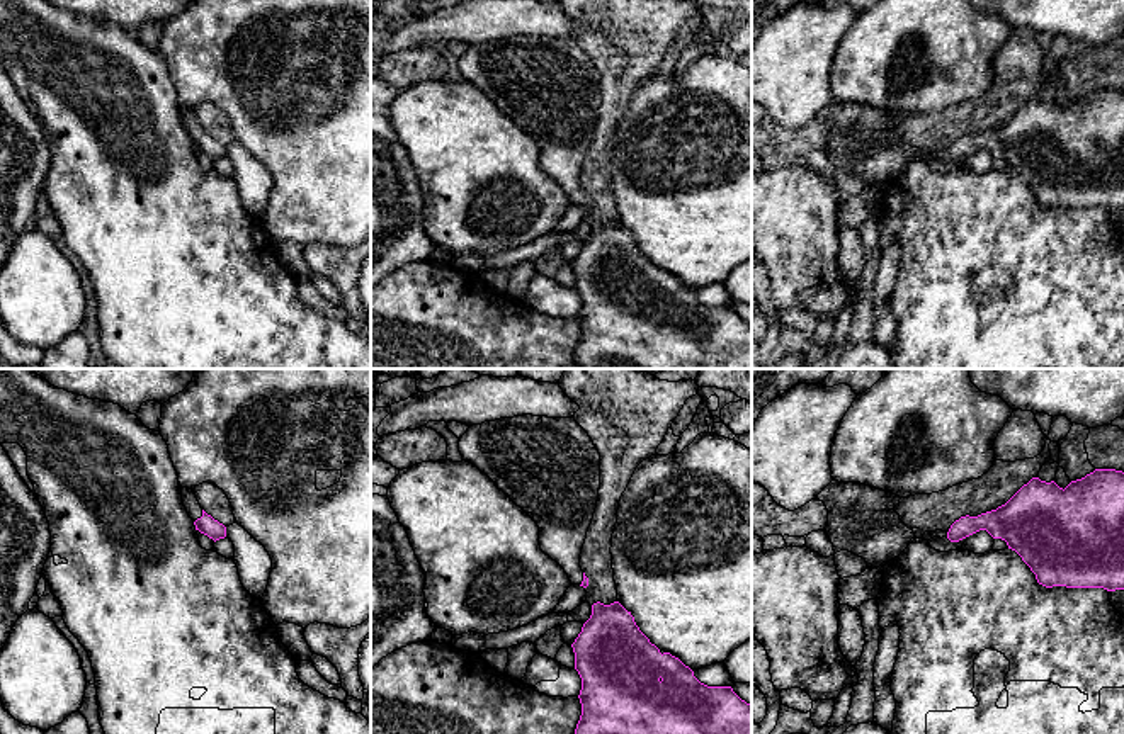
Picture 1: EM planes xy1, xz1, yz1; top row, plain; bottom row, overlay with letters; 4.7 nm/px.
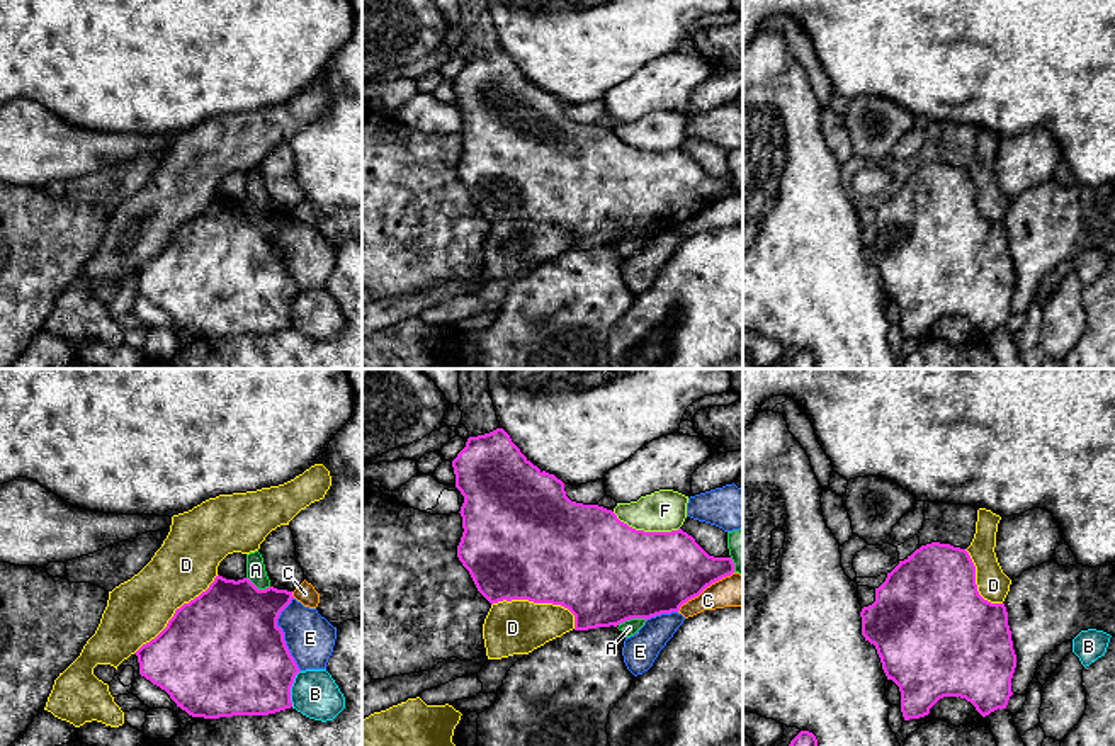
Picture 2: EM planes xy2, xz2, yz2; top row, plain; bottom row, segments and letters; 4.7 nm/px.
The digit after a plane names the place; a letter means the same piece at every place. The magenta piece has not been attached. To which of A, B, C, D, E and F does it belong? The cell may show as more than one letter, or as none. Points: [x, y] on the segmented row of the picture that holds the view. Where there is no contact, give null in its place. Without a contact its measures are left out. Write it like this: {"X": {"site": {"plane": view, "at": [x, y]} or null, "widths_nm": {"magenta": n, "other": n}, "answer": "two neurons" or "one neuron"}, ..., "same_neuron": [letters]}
{"A": {"site": {"plane": "xz2", "at": [631, 617]}, "widths_nm": {"magenta": 480, "other": 80}, "answer": "two neurons"}, "B": {"site": {"plane": "xy2", "at": [289, 689]}, "widths_nm": {"magenta": 460, "other": 220}, "answer": "two neurons"}, "C": {"site": {"plane": "xz2", "at": [704, 588]}, "widths_nm": {"magenta": 380, "other": 150}, "answer": "two neurons"}, "D": {"site": {"plane": "xz2", "at": [539, 602]}, "widths_nm": {"magenta": 500, "other": 260}, "answer": "two neurons"}, "E": {"site": {"plane": "xy2", "at": [282, 634]}, "widths_nm": {"magenta": 500, "other": 240}, "answer": "two neurons"}, "F": {"site": {"plane": "xz2", "at": [646, 532]}, "widths_nm": {"magenta": 460, "other": 200}, "answer": "two neurons"}, "same_neuron": []}

